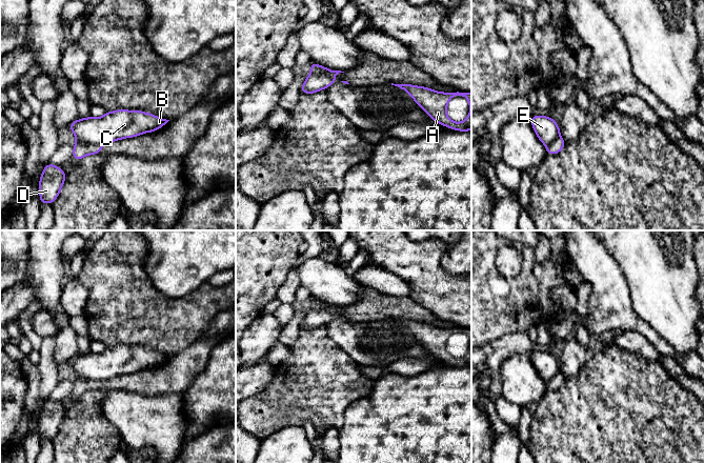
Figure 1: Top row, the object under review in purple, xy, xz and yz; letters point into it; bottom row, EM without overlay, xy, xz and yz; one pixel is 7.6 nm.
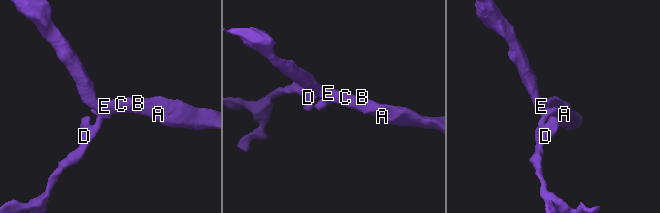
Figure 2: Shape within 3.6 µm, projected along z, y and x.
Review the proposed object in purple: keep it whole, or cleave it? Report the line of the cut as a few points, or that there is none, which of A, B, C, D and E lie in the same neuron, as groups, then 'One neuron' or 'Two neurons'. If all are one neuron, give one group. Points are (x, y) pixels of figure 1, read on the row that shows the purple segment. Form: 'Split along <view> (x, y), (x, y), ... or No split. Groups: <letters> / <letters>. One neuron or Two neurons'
Split along xz (312, 68), (335, 75). Groups: A B C E / D. Two neurons

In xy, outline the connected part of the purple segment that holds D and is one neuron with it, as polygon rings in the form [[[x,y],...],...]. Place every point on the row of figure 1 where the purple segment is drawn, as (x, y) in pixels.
[[[47,163],[39,180],[40,205],[47,203],[53,205],[64,184],[66,174],[62,167]]]

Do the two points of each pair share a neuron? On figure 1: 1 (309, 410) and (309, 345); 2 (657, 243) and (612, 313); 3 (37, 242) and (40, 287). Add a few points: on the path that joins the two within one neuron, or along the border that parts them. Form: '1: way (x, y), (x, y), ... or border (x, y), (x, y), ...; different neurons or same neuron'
1: way (309, 395), (309, 361); same neuron
2: border (618, 265), (626, 281), (630, 303), (635, 311); different neurons
3: way (40, 254), (40, 276); same neuron

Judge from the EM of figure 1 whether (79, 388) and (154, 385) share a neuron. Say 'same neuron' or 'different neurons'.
same neuron

